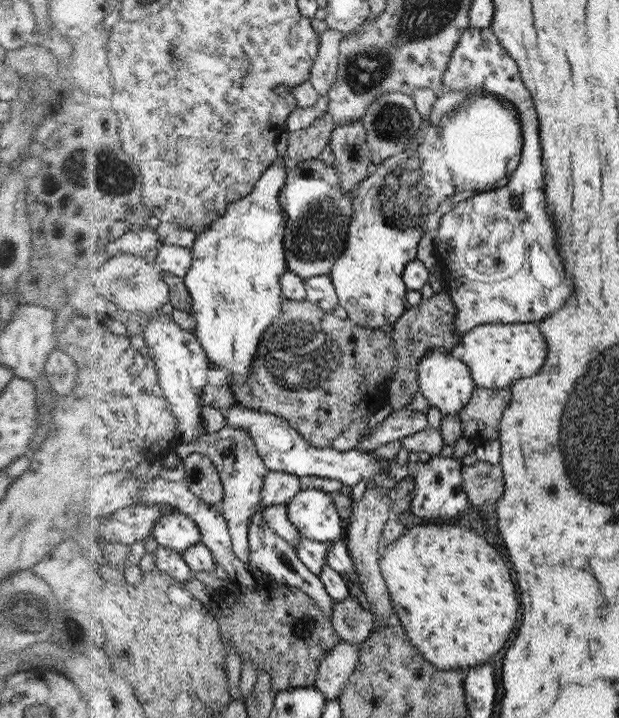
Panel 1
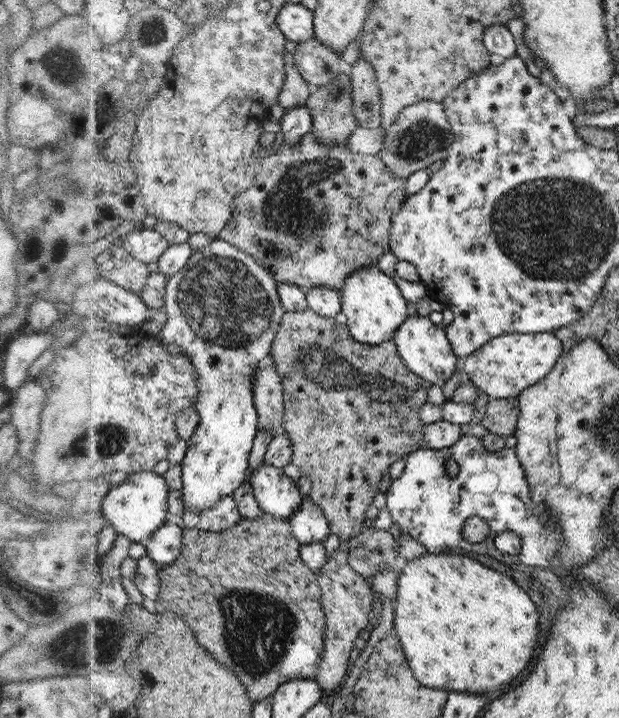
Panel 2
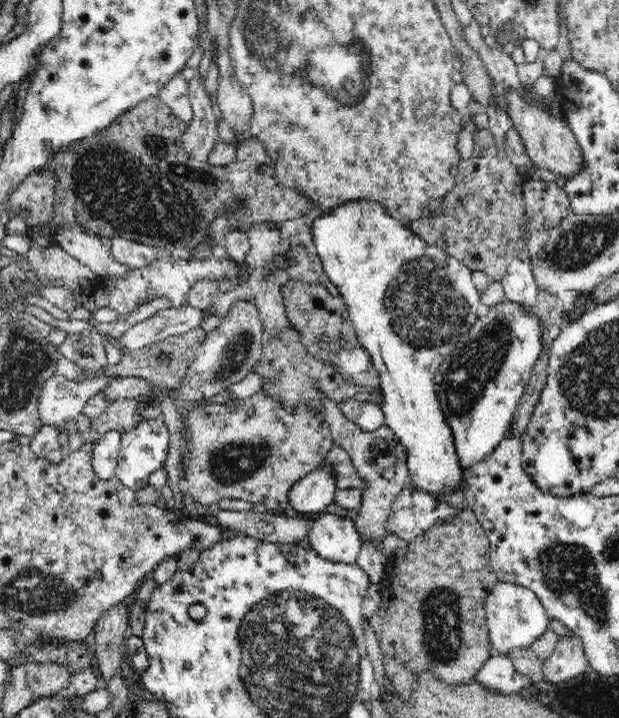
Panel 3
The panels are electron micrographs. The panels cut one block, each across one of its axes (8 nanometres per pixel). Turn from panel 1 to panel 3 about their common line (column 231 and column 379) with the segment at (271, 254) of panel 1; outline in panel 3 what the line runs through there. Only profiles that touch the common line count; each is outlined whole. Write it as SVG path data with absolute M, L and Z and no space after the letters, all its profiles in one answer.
M360 202L344 204L340 208L336 208L332 213L322 216L316 222L315 231L315 247L318 251L318 256L322 259L326 275L330 280L340 289L340 296L346 299L348 305L348 313L352 324L354 325L359 343L366 348L375 370L380 375L380 386L384 395L382 403L382 410L384 414L384 424L395 434L395 437L400 441L404 447L404 454L406 459L406 472L408 476L409 485L413 488L420 489L432 496L451 500L452 496L456 496L458 492L462 492L467 488L466 484L466 467L459 459L459 452L456 448L454 440L454 433L452 427L448 423L447 416L441 409L439 403L439 396L437 395L437 388L435 384L436 371L445 356L452 352L455 344L460 340L460 337L472 326L480 313L480 293L476 289L476 284L472 282L470 267L460 262L454 255L447 253L444 249L429 244L423 237L420 237L416 232L413 232L409 227L404 227L396 219L390 218L375 202Z

